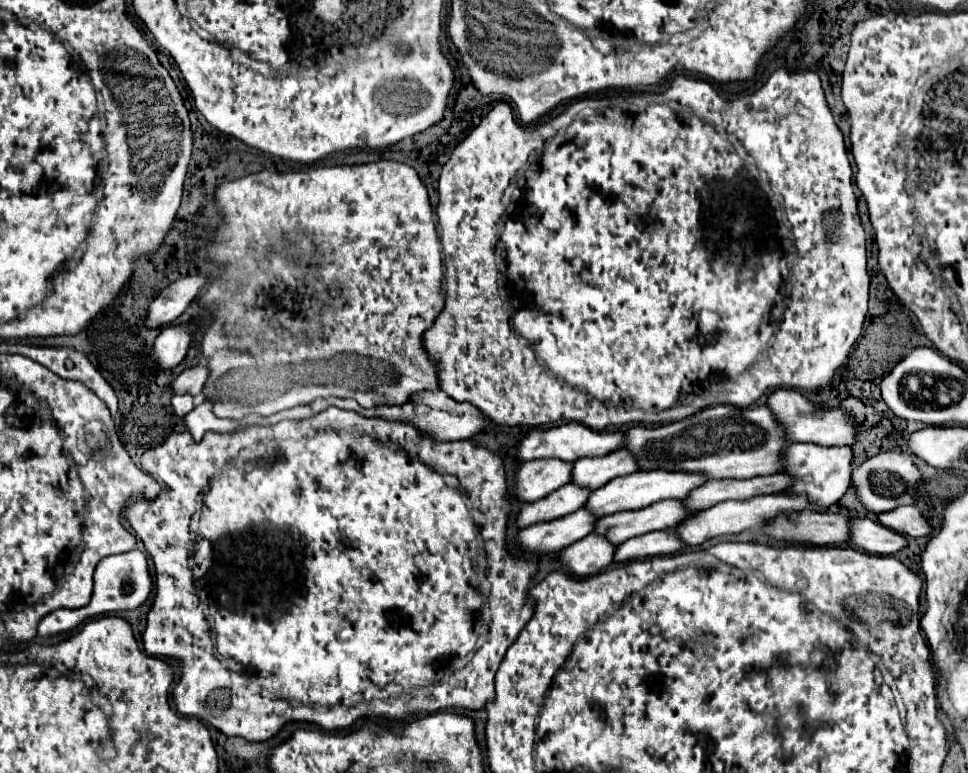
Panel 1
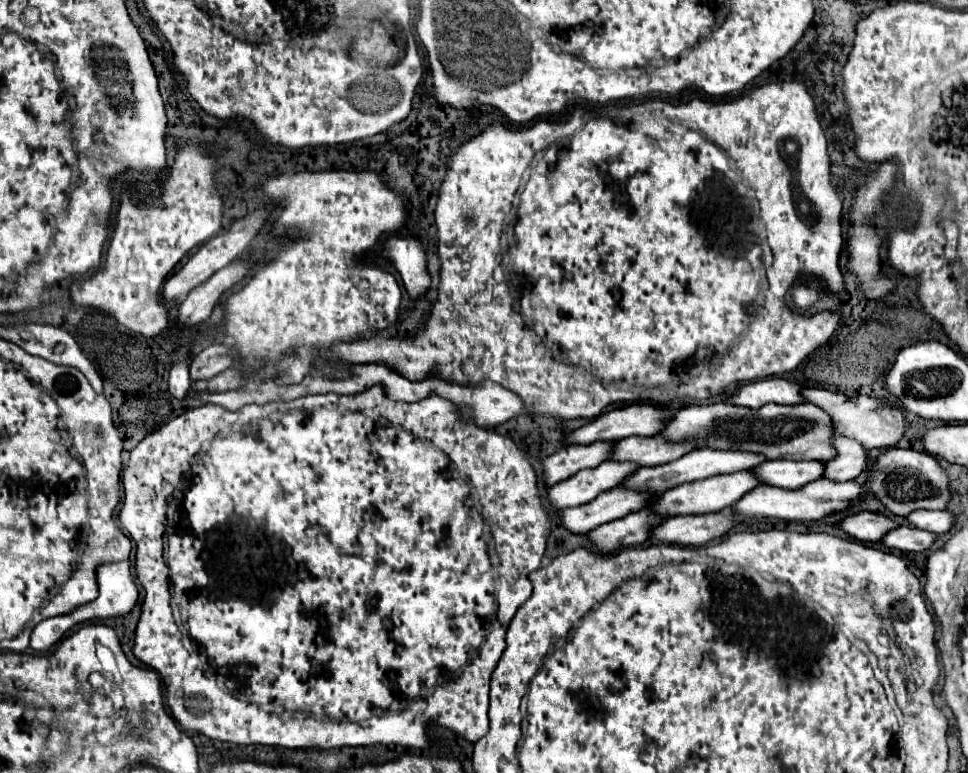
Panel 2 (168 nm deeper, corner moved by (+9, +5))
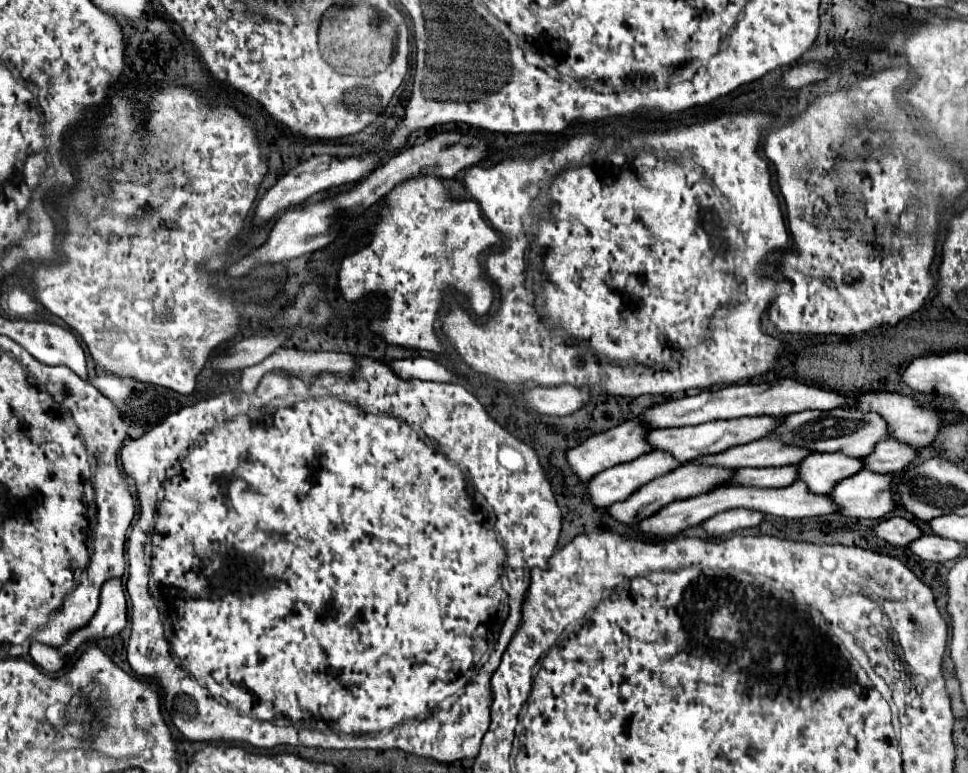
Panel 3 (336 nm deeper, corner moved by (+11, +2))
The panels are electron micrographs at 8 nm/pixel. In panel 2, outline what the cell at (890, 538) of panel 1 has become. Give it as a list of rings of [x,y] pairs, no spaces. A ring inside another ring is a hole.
[[[898,526],[894,530],[888,530],[880,542],[888,548],[896,548],[902,552],[924,552],[932,546],[934,540],[936,540],[936,534],[932,532],[916,530],[910,526]]]

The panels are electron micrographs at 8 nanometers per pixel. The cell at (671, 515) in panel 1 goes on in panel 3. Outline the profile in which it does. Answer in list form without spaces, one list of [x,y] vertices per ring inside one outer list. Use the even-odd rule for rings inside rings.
[[[766,467],[766,469],[738,469],[730,485],[750,485],[750,487],[788,487],[798,479],[798,467]]]

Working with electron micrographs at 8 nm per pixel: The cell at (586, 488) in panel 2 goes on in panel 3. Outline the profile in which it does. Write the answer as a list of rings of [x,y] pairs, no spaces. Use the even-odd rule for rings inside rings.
[[[652,451],[652,453],[646,453],[634,461],[628,461],[628,463],[622,463],[622,465],[616,465],[612,469],[606,469],[602,473],[598,473],[596,477],[590,479],[590,487],[588,487],[588,495],[590,495],[590,501],[598,507],[610,507],[614,503],[620,503],[620,501],[626,501],[634,491],[638,491],[642,485],[650,483],[652,479],[660,477],[660,475],[666,475],[674,469],[678,469],[682,463],[670,455],[668,451]]]

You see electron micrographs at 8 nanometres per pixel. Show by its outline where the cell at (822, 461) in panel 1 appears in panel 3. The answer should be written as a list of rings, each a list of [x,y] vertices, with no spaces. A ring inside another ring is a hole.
[[[886,439],[874,447],[874,455],[864,457],[866,469],[878,473],[898,473],[918,457],[918,449],[898,439]]]

